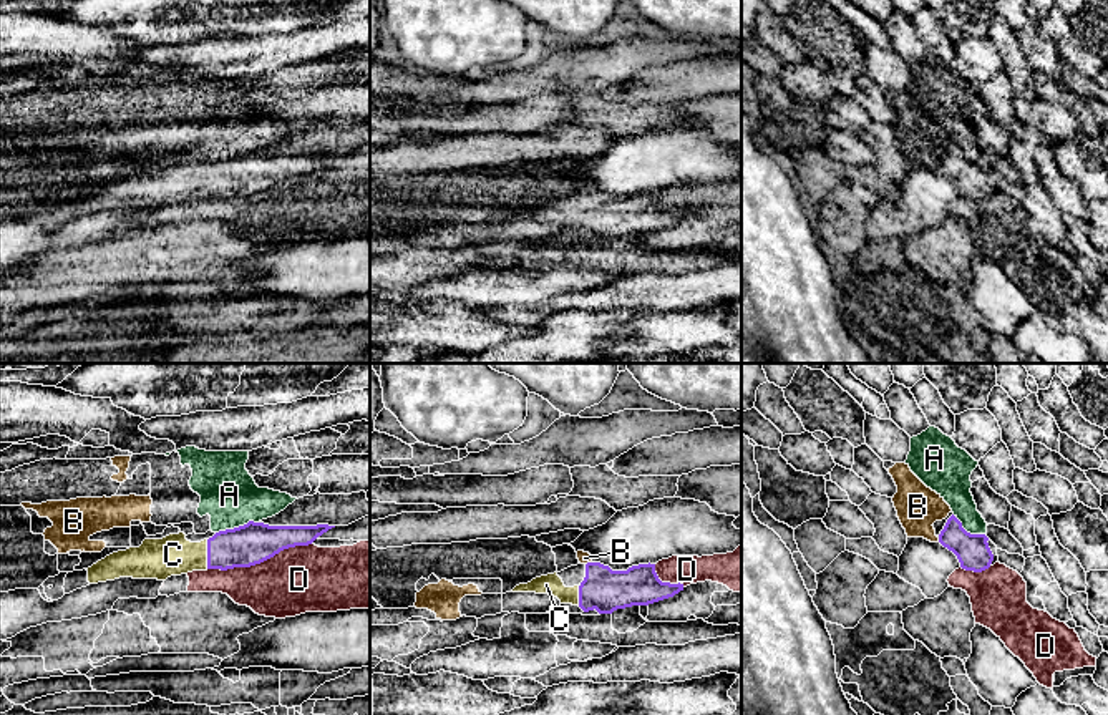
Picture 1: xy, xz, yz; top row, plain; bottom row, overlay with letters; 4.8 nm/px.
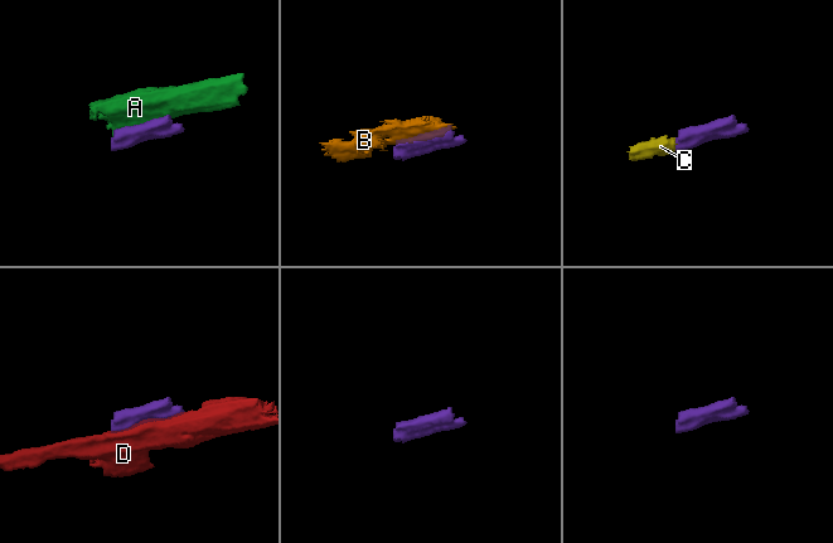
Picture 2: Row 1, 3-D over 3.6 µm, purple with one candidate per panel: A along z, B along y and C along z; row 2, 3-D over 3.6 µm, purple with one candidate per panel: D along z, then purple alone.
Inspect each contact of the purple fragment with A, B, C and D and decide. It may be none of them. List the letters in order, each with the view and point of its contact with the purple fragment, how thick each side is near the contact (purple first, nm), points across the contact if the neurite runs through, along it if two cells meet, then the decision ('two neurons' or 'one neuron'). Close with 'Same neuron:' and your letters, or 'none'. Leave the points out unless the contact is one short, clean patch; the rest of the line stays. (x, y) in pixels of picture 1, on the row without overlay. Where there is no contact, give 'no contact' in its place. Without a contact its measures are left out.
A: xy (236, 156) | 200/280 nm | two neurons
B: yz (939, 168) | 160/220 nm | two neurons
C: xy (208, 183) | 200/190 nm | one neuron
D: xy (259, 191) | 200/320 nm | two neurons
Same neuron: C

